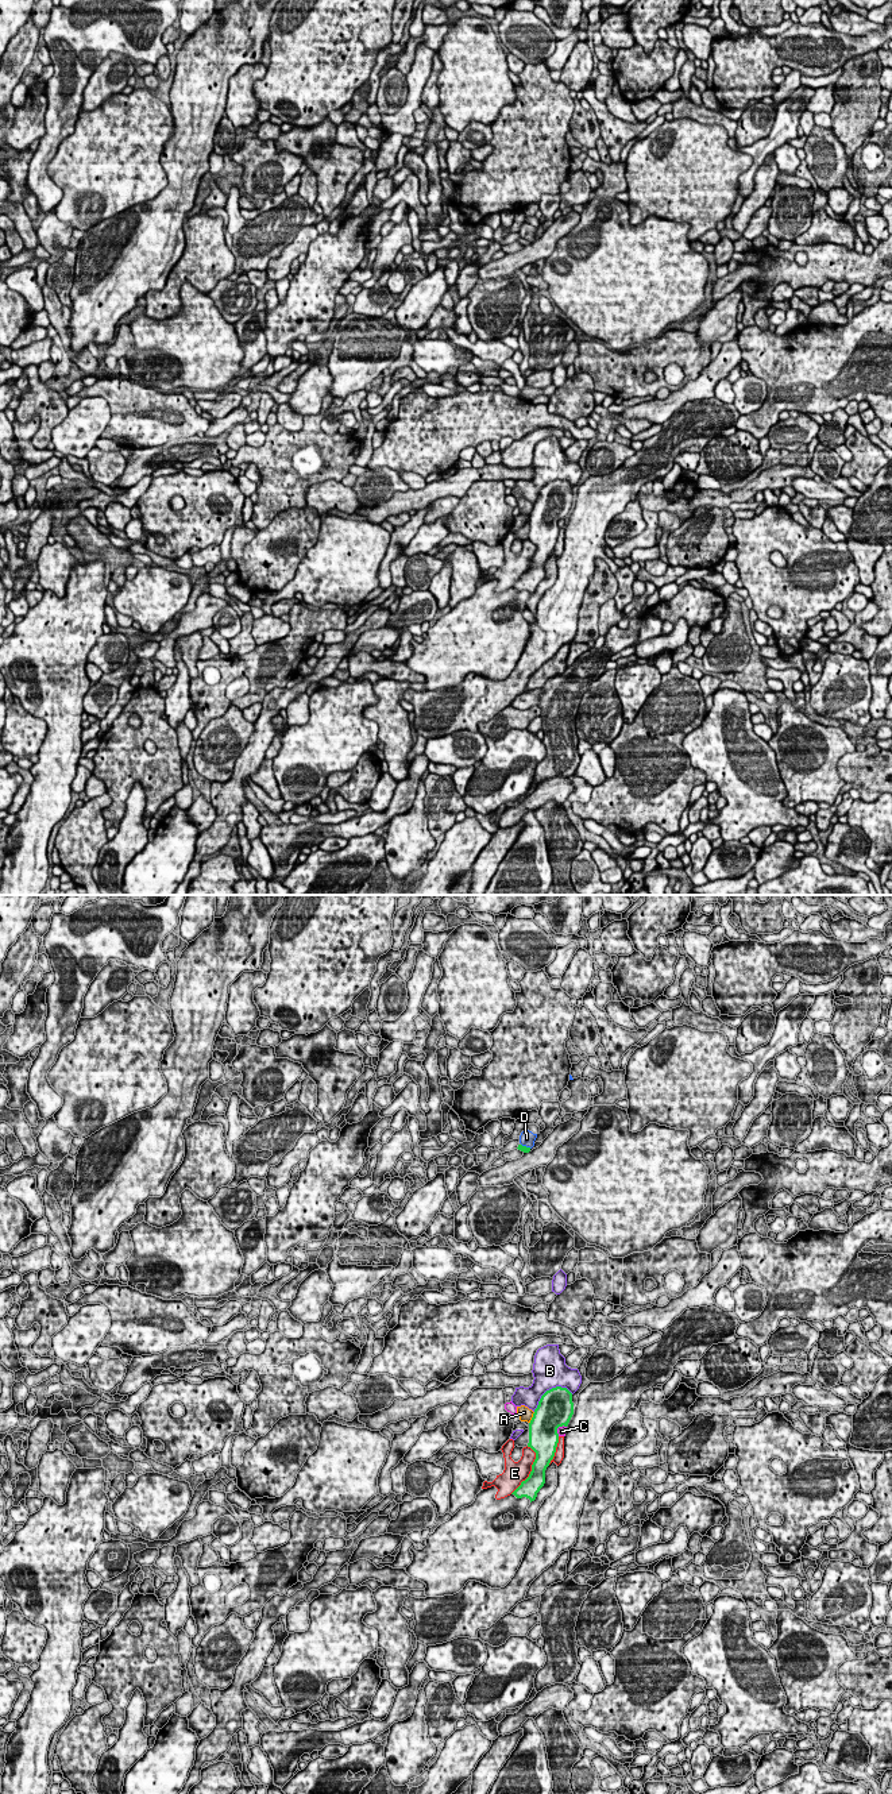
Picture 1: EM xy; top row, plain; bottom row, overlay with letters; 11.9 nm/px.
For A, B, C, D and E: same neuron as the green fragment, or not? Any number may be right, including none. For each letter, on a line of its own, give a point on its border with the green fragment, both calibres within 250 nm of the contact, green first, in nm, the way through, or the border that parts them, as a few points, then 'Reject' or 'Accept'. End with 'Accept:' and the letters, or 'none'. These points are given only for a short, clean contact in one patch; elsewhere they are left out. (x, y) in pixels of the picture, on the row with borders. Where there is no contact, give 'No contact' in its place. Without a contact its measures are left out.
A: Touches green at xy (532, 1418). Thickness 380 nm (green) against 160 nm. Reject
B: Touches green at xy (549, 1389). Thickness 420 nm (green) against 420 nm. Reject
C: Touches green at xy (558, 1427). Thickness 420 nm (green) against 100 nm. Boundary: xy (566, 1426), (558, 1428), (558, 1435). Reject
D: Touches green at xy (525, 1146). Thickness 70 nm (green) against 190 nm. Boundary: xy (521, 1144), (531, 1148). Reject
E: Touches green at xy (532, 1470). Thickness 240 nm (green) against 280 nm. Reject
Accept: none

